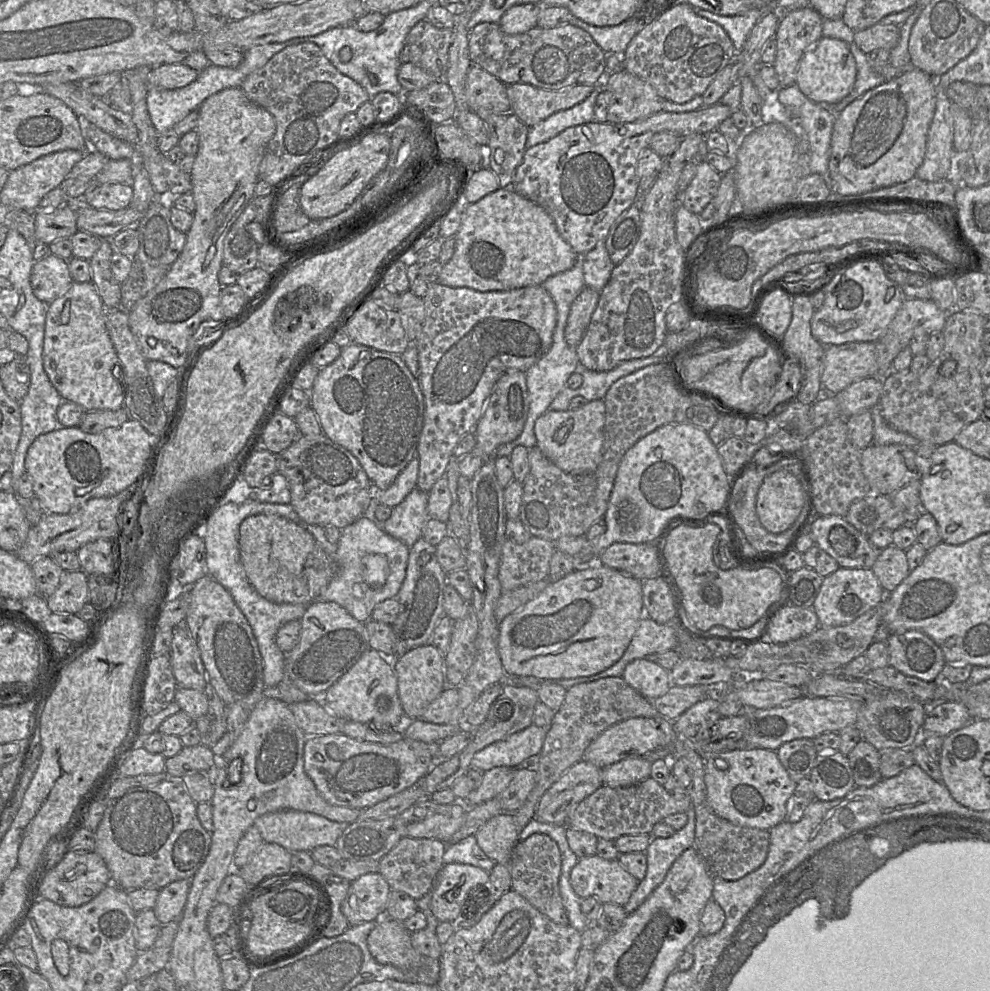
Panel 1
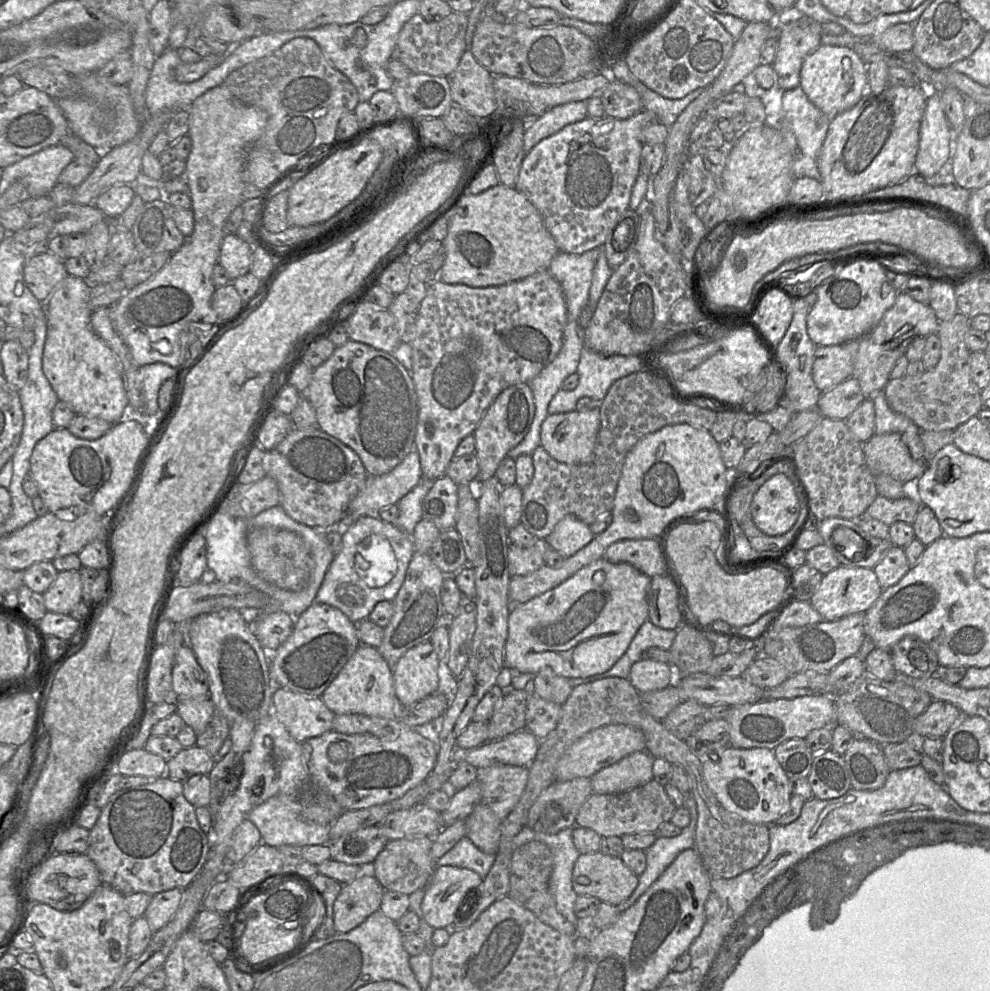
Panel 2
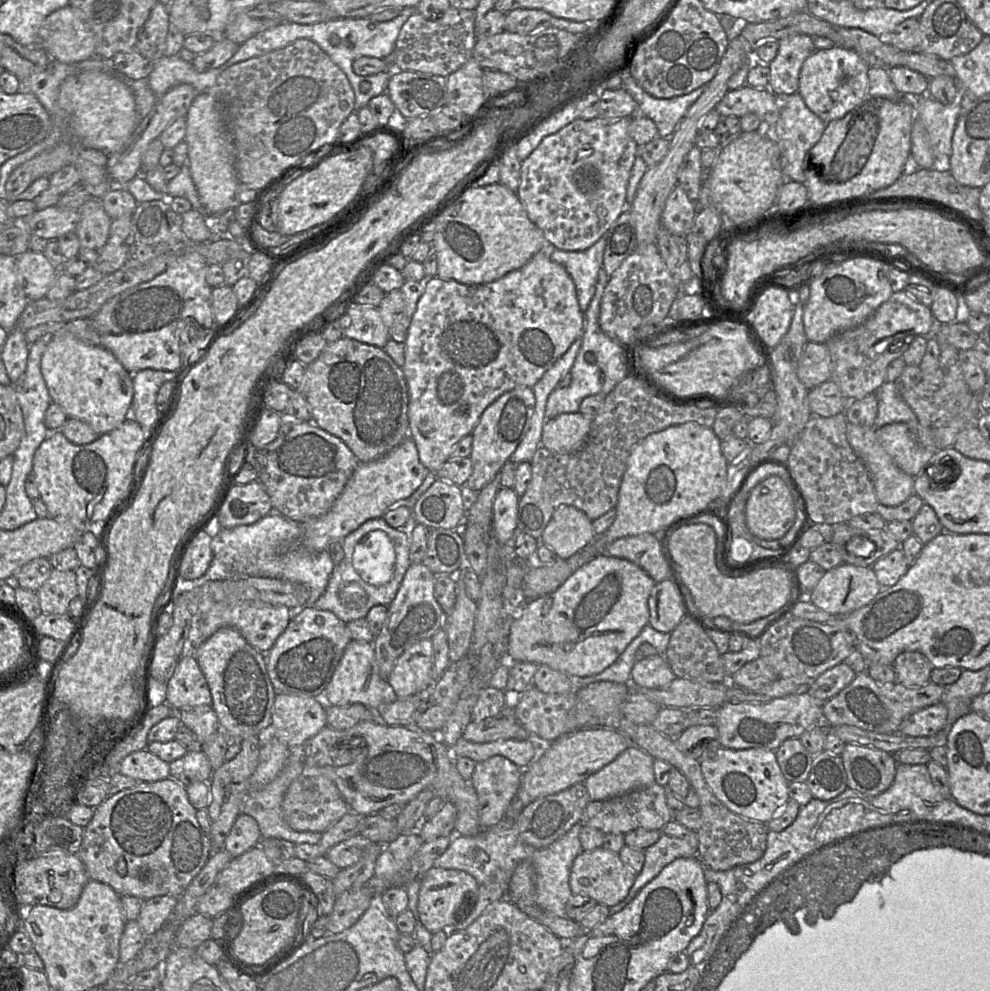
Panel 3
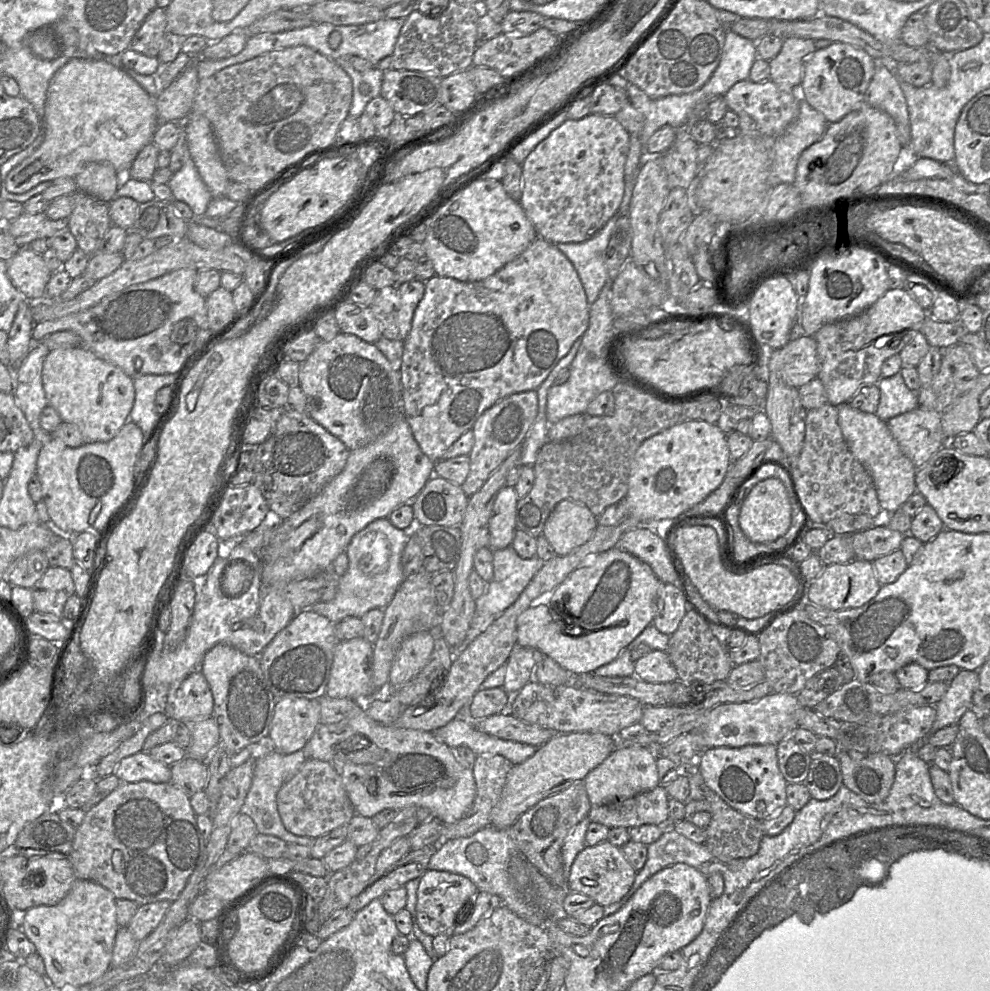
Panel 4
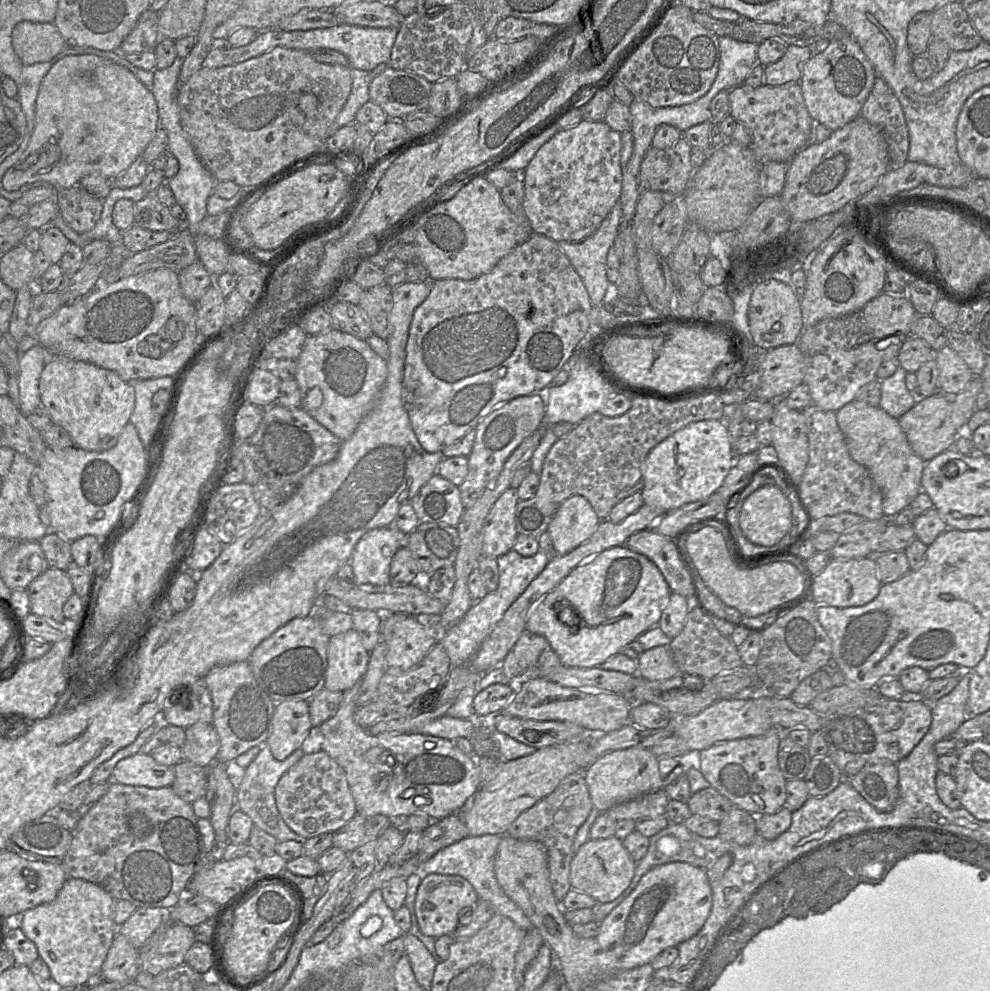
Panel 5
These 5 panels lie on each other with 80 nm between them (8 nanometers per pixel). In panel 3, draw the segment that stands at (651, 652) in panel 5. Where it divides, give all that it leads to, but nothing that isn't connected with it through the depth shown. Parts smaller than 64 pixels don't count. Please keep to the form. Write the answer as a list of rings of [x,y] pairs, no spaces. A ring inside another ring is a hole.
[[[663,654],[648,656],[636,661],[631,672],[631,682],[639,688],[665,687],[675,678]]]

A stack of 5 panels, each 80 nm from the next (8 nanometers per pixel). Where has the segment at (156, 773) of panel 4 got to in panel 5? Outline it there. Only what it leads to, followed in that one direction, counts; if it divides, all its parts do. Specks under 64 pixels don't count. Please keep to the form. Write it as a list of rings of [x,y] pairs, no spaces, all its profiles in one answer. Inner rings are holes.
[[[137,753],[120,760],[112,771],[112,780],[125,785],[149,788],[171,787],[174,767],[162,765],[151,754]]]

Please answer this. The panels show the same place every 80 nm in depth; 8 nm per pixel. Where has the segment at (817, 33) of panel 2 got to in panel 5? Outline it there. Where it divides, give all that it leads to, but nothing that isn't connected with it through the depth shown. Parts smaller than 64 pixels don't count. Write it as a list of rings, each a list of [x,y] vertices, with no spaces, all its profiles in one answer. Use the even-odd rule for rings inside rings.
[[[788,45],[783,57],[764,67],[764,84],[769,86],[800,82],[804,64],[811,58],[808,46]]]

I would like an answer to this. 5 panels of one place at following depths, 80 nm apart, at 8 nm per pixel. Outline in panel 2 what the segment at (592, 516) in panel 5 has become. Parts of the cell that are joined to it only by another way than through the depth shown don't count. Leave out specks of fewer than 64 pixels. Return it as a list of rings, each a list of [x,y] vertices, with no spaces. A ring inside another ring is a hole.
[[[569,514],[557,523],[545,541],[550,548],[568,558],[588,545],[594,537],[589,525]]]

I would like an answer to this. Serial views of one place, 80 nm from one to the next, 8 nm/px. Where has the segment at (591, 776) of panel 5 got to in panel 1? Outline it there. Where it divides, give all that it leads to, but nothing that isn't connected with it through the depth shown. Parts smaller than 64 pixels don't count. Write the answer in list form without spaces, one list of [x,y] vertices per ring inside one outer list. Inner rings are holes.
[[[648,756],[628,758],[602,768],[603,786],[626,787],[650,777],[652,762]]]

